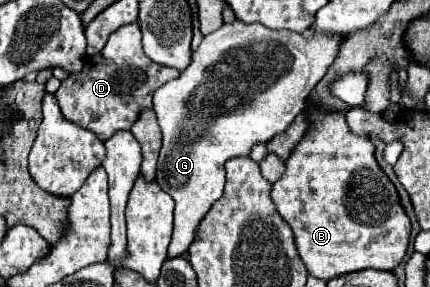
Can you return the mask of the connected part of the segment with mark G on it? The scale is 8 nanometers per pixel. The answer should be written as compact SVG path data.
M240 20L232 22L232 24L224 24L222 28L218 28L216 32L204 36L202 44L196 48L196 52L192 52L192 62L190 66L176 78L176 80L170 80L168 84L160 86L156 92L154 92L154 112L158 116L158 124L162 128L162 134L164 134L164 142L162 142L162 150L160 150L160 158L158 158L158 172L156 172L156 182L158 186L168 192L174 202L176 202L176 210L174 210L174 236L172 236L172 244L170 244L170 250L168 250L168 256L170 258L176 258L176 256L182 256L188 252L190 244L196 240L198 236L198 226L200 222L204 220L204 216L208 214L208 210L212 208L212 204L222 196L224 192L224 162L230 160L230 158L236 158L236 156L248 156L250 154L250 148L258 142L268 142L272 140L276 134L284 132L292 120L304 110L304 104L310 96L310 92L314 90L314 86L324 78L324 74L328 72L330 64L334 62L334 58L338 56L338 50L340 50L340 36L312 36L314 32L308 32L308 34L296 34L296 32L290 32L290 30L272 30L272 28L266 28L262 24L244 24Z

